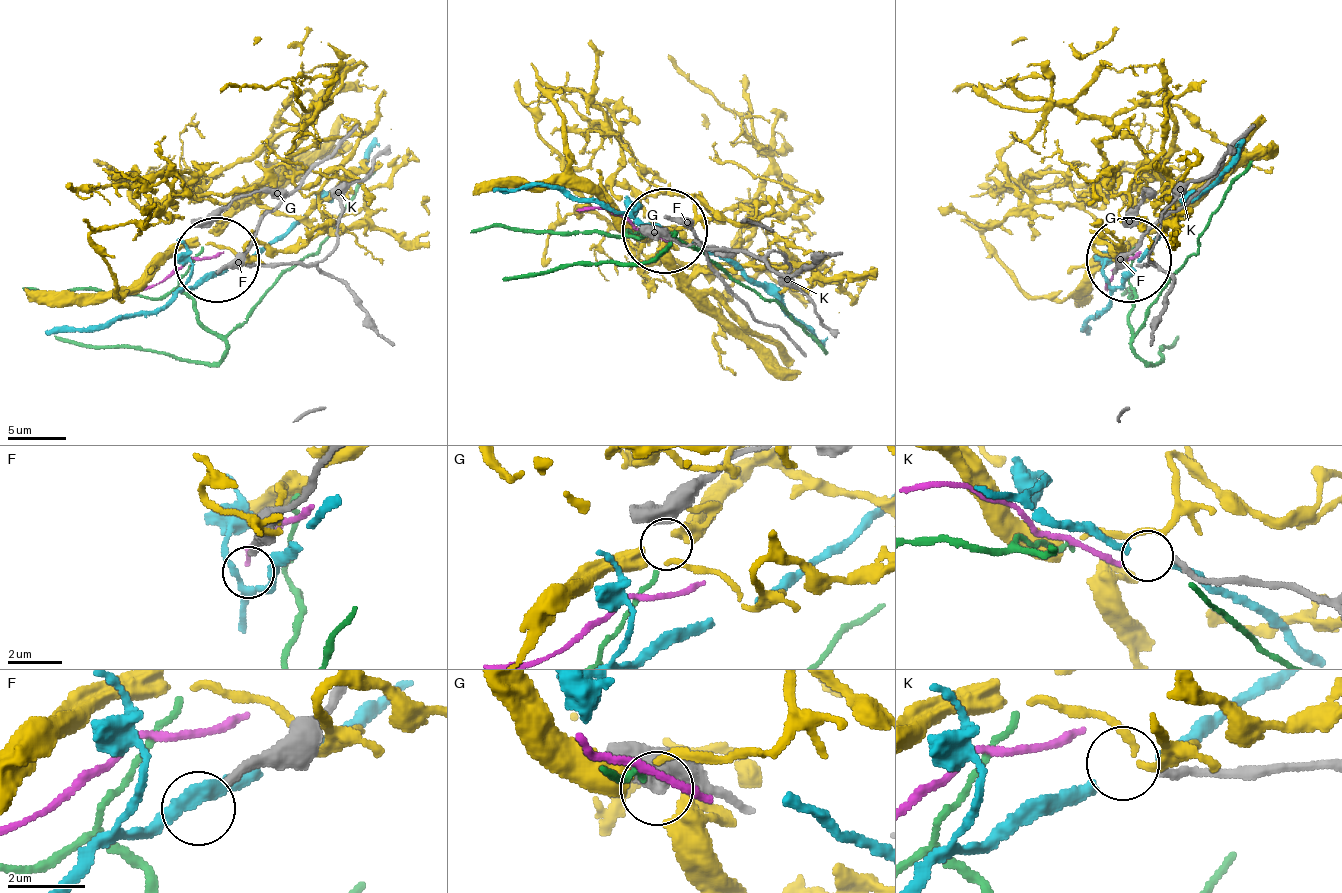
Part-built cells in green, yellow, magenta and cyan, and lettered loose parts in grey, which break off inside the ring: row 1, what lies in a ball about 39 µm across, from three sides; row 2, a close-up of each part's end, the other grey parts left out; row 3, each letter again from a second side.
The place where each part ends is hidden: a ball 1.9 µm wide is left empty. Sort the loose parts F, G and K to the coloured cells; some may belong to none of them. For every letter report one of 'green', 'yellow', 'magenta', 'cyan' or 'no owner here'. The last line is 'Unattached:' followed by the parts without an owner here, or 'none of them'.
F: no owner here
G: green
K: no owner here
Unattached: F, K

